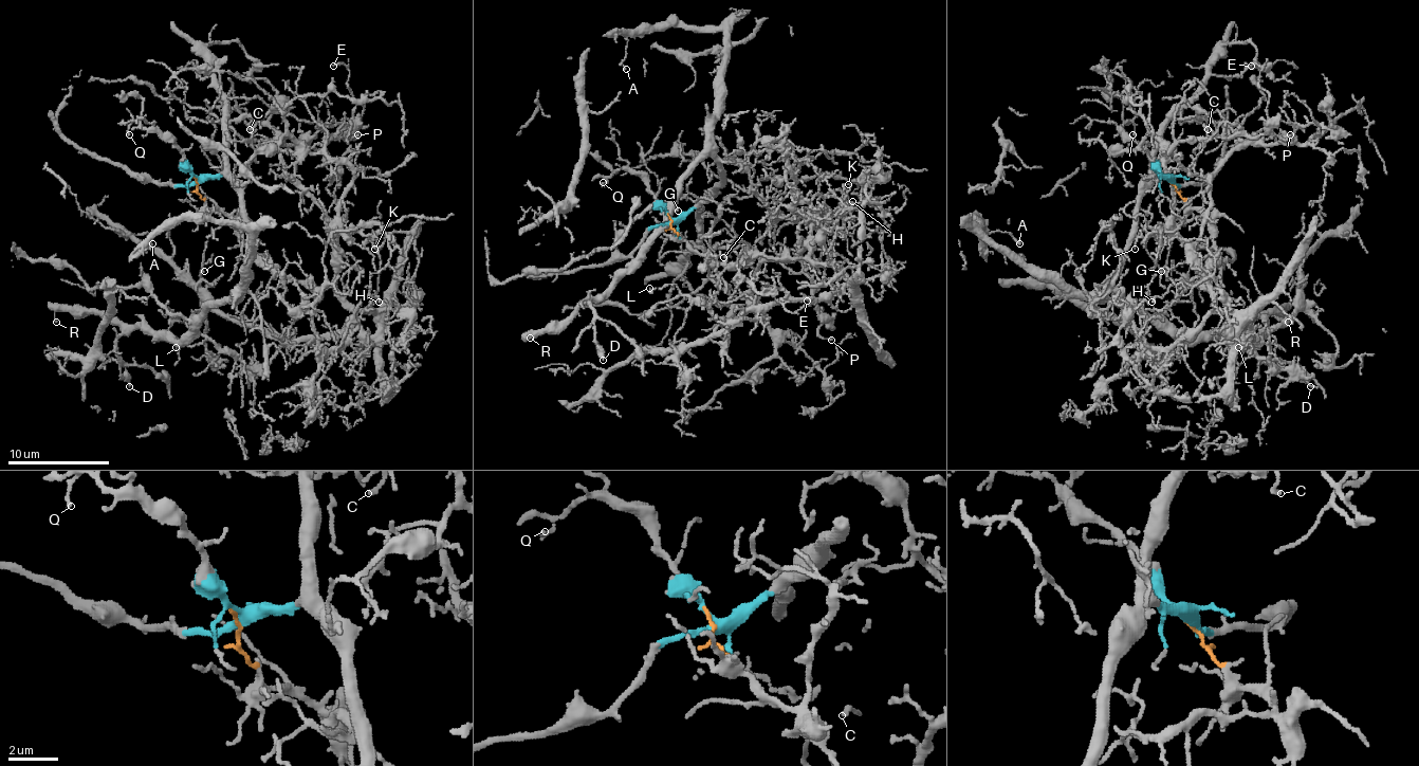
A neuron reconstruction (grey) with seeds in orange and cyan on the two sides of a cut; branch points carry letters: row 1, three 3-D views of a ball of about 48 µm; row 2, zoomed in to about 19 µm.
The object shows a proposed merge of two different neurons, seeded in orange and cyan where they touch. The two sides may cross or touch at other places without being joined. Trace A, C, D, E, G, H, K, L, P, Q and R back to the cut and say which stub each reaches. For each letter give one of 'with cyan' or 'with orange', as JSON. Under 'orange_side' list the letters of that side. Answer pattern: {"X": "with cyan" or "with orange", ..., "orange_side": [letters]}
{"A": "with cyan", "C": "with orange", "D": "with cyan", "E": "with orange", "G": "with orange", "H": "with orange", "K": "with orange", "L": "with orange", "P": "with orange", "Q": "with cyan", "R": "with cyan", "orange_side": ["C", "E", "G", "H", "K", "L", "P"]}

